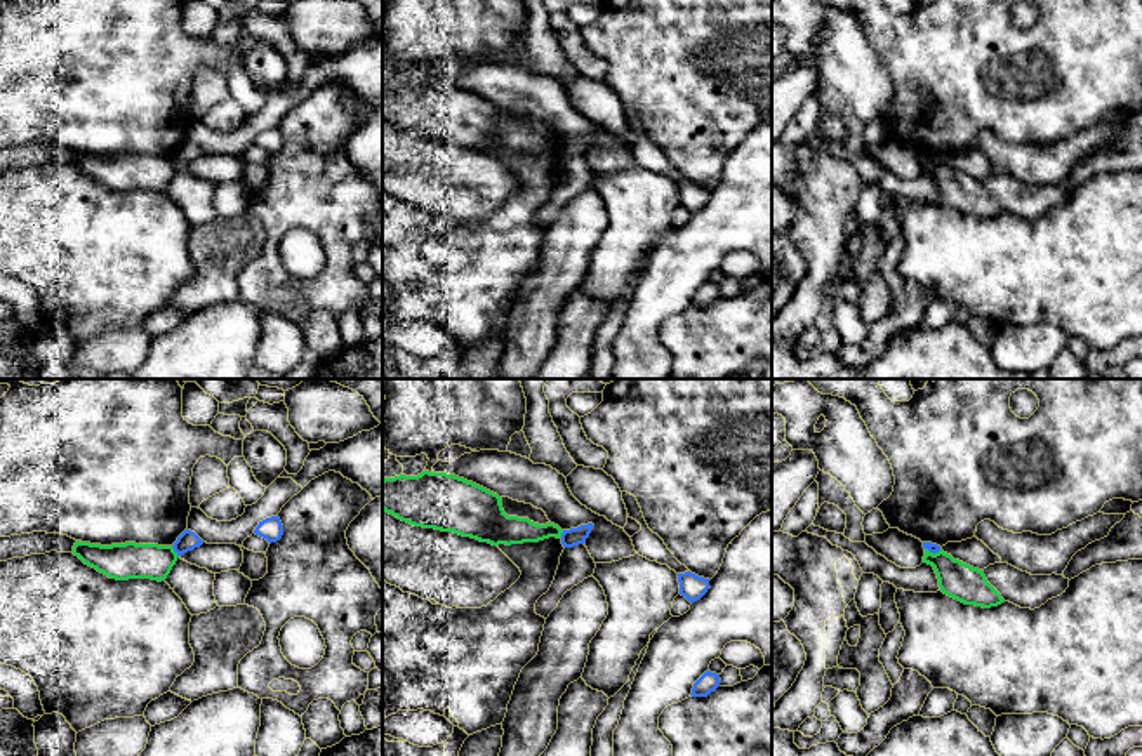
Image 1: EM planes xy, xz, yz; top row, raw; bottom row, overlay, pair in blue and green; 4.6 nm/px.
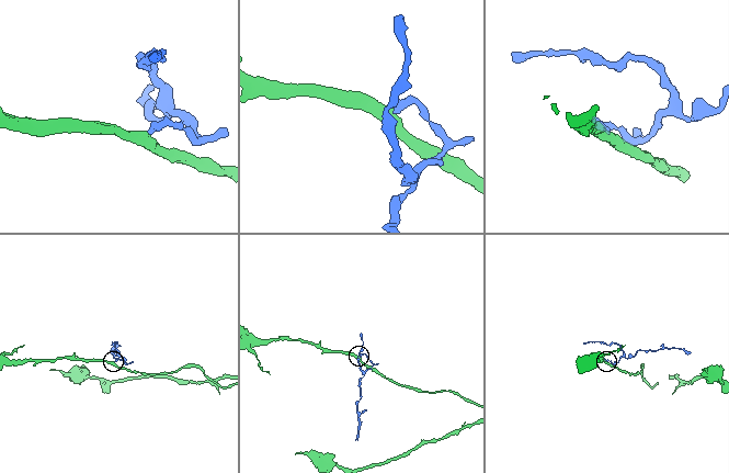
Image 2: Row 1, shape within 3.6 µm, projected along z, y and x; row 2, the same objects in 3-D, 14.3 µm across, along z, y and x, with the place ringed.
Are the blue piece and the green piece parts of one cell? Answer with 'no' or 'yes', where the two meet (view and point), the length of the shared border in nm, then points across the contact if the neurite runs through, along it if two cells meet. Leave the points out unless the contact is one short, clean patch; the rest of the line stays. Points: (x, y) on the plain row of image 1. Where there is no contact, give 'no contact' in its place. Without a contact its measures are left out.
no | xy (174, 160) | 70 nm | along xy (171, 157), (178, 167)

